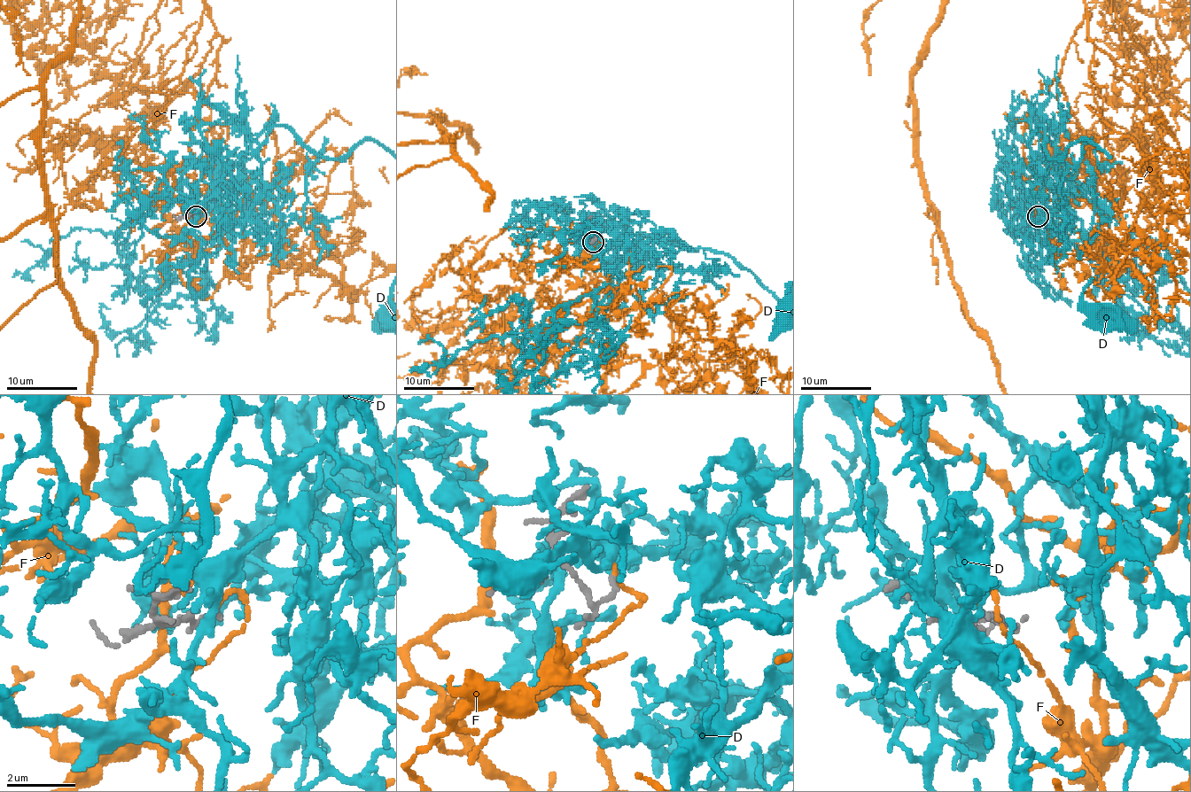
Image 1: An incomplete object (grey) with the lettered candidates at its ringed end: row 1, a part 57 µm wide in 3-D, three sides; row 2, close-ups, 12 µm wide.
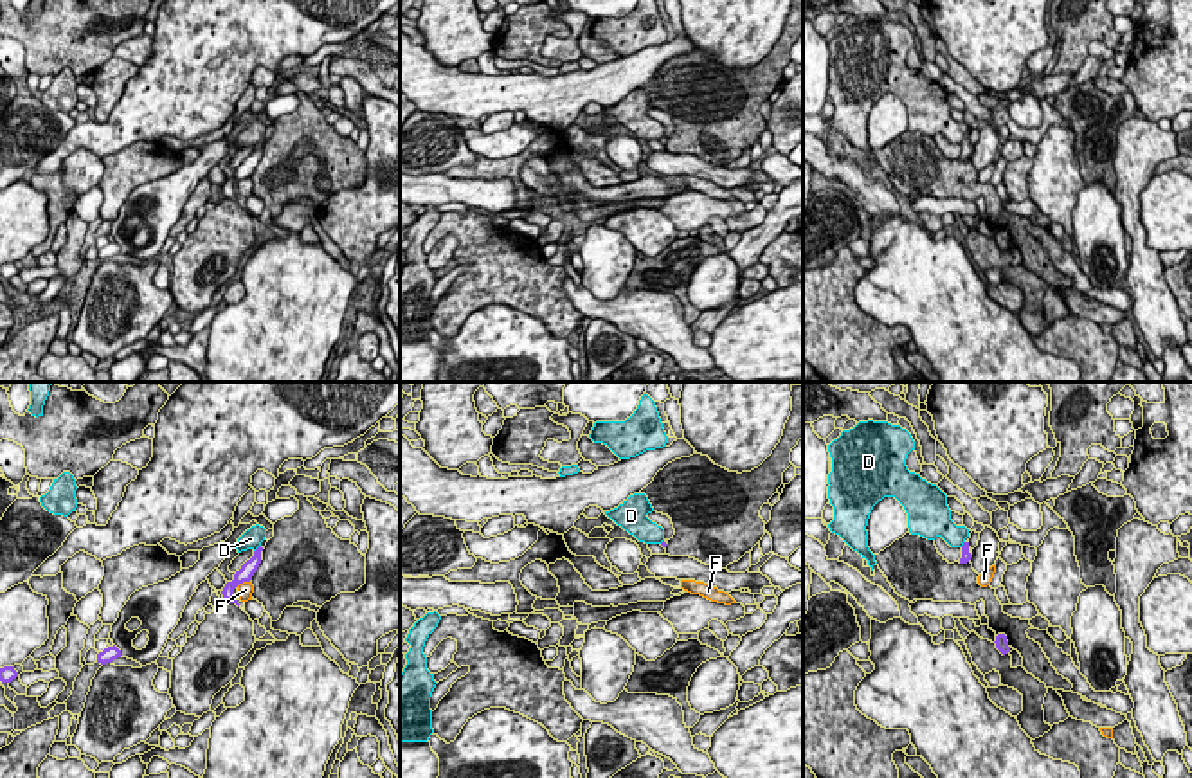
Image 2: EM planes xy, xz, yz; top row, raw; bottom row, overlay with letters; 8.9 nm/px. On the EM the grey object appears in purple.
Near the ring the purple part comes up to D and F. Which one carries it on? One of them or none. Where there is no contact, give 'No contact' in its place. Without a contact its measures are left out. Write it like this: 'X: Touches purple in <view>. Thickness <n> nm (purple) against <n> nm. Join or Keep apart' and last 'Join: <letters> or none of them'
D: Touches purple in xy. Thickness 140 nm (purple) against 180 nm. Keep apart
F: Touches purple in xy. Thickness 140 nm (purple) against 140 nm. Keep apart
Join: none of them

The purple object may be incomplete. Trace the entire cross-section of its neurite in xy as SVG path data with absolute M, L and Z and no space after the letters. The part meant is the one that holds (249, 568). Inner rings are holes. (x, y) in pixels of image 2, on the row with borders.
M259 546L256 551L254 551L254 556L250 560L247 560L239 571L236 571L234 574L234 580L232 582L227 582L221 594L225 598L225 602L230 602L230 603L238 603L236 600L236 594L234 594L234 589L243 584L243 582L250 582L254 573L257 571L259 564L261 564L261 551L263 547Z

